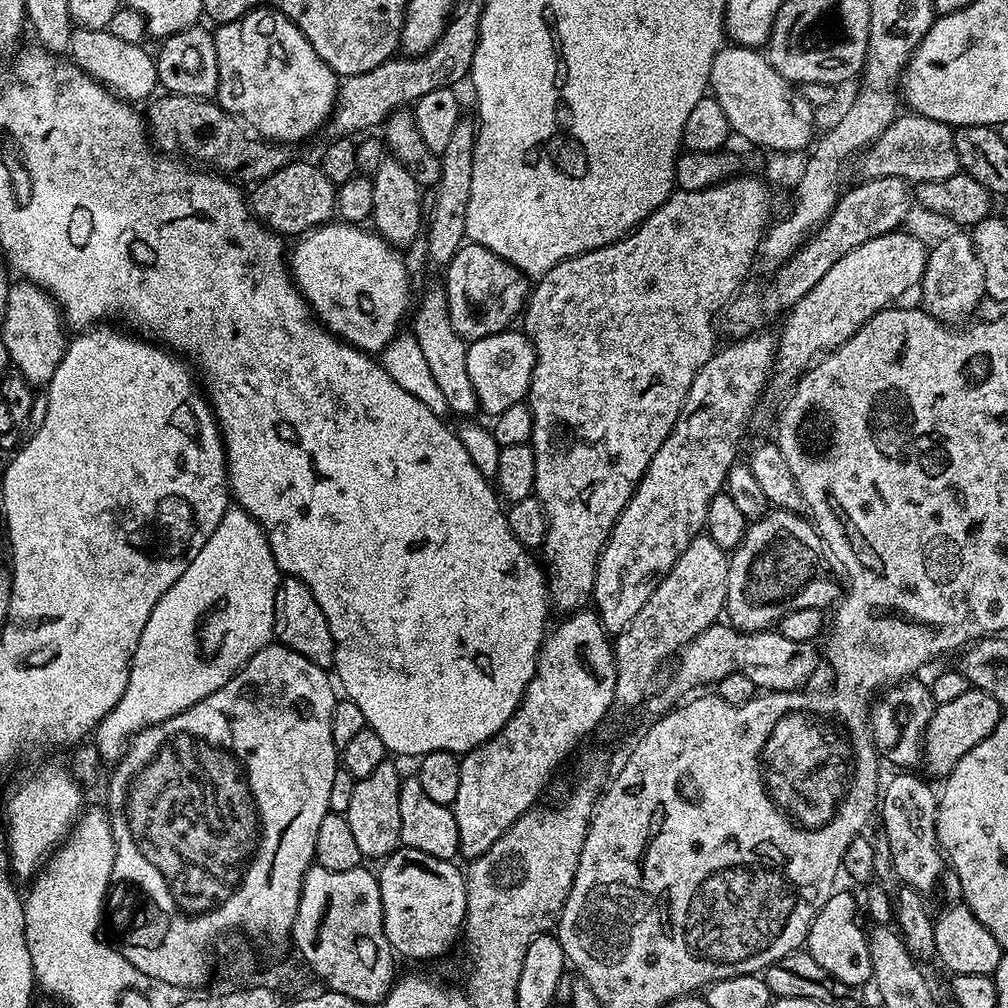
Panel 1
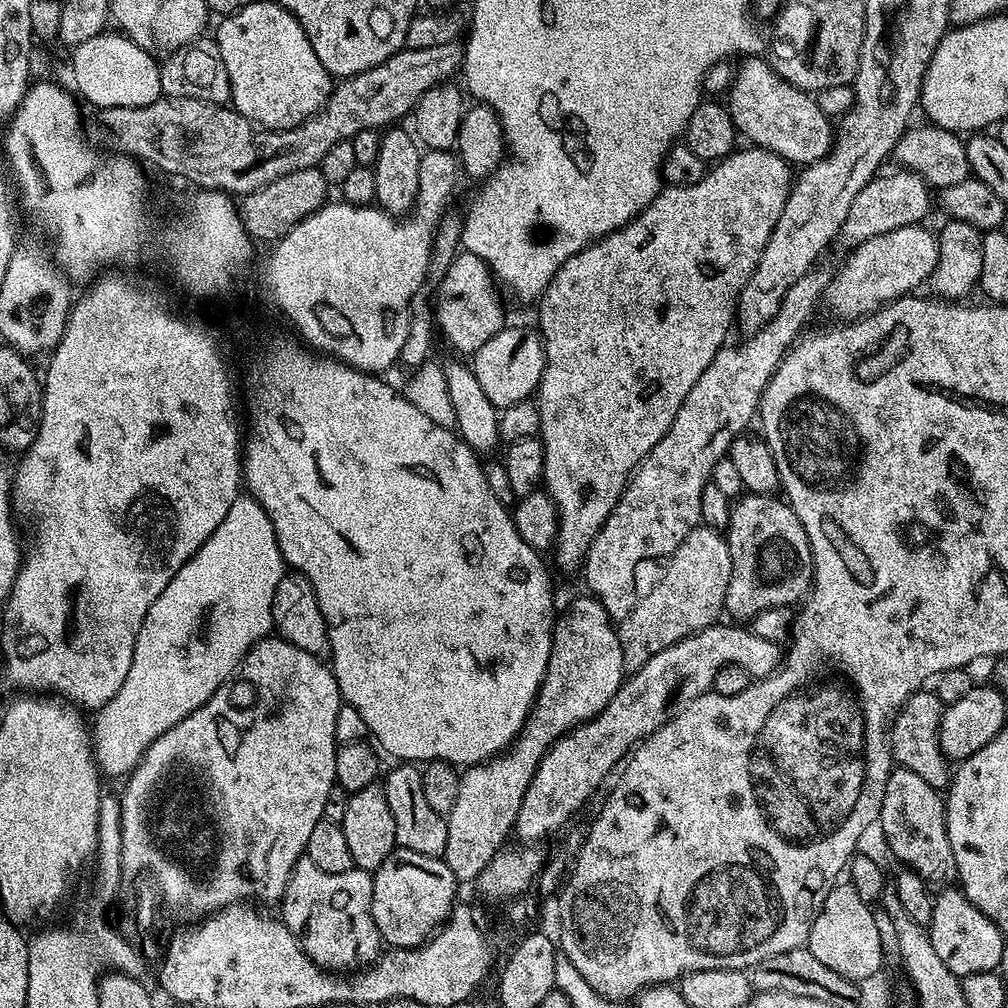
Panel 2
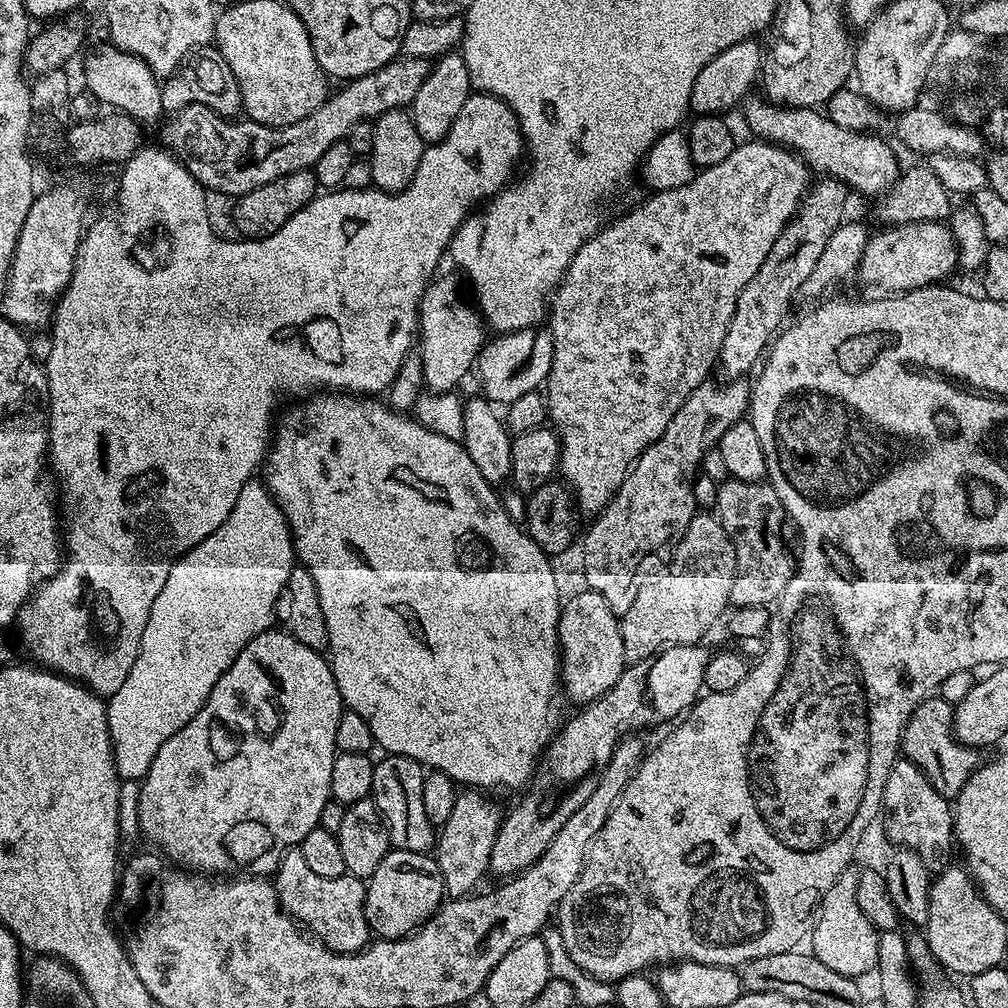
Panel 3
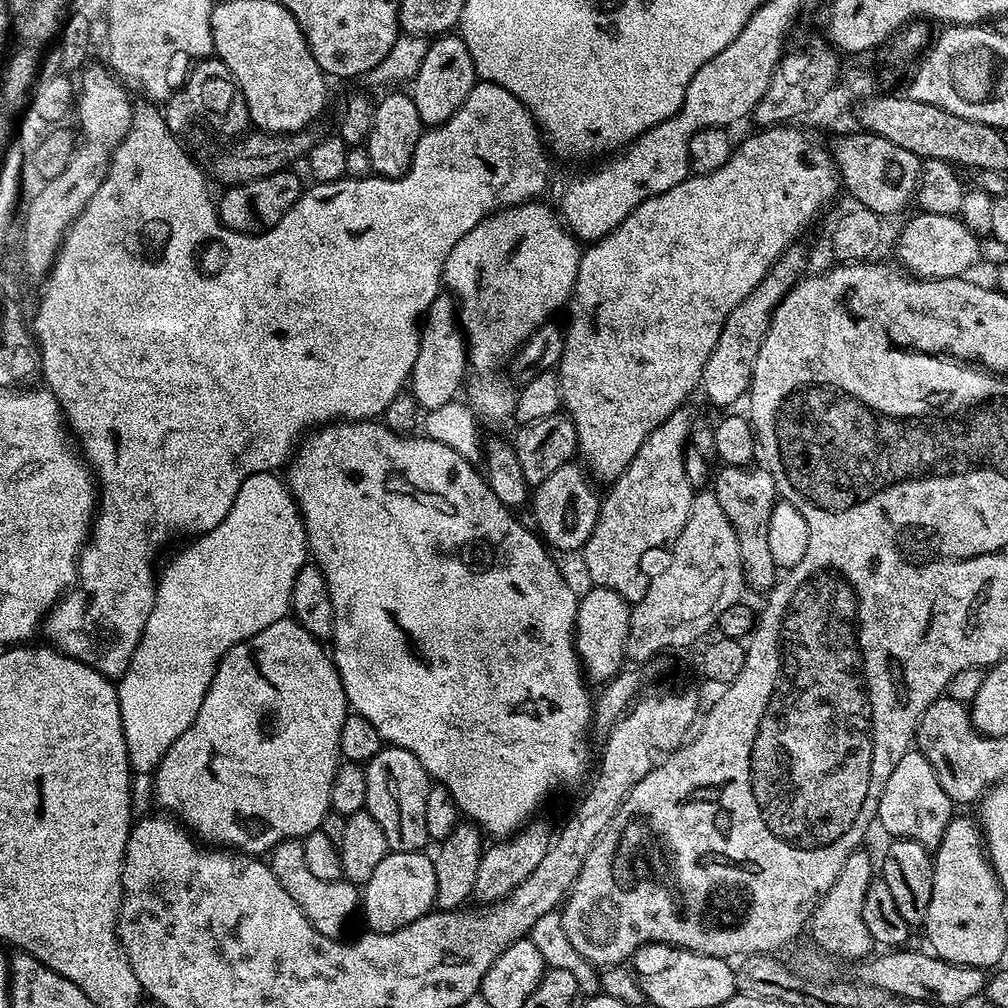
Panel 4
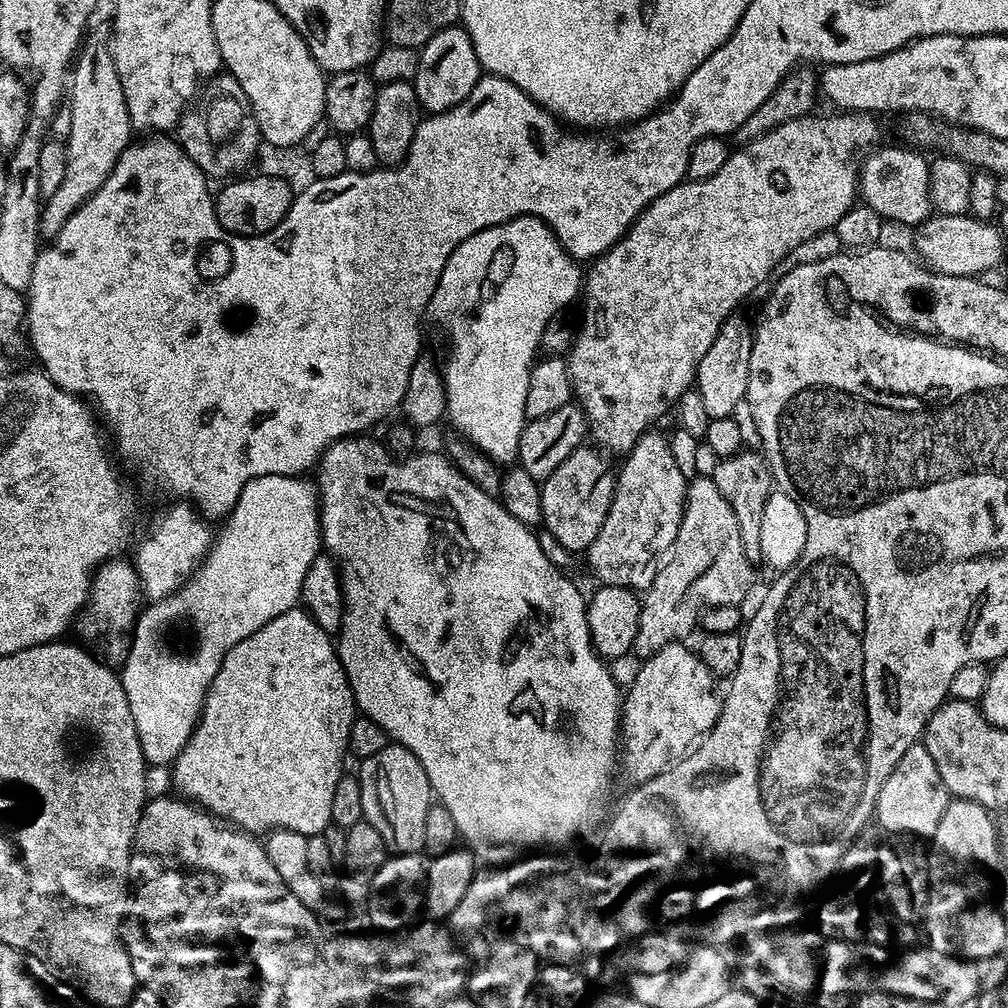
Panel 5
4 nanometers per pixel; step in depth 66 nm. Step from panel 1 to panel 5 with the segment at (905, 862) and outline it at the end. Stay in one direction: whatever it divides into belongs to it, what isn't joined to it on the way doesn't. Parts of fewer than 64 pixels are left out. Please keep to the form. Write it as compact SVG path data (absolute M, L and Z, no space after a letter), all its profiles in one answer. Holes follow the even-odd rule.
M918 742L910 746L902 758L898 758L898 766L890 770L890 778L882 782L882 790L878 790L876 799L874 820L888 834L931 838L938 830L938 822L942 822L942 814L946 814L949 799L946 782L942 782L942 774L938 774L938 766L934 766L930 750L926 750L923 742Z

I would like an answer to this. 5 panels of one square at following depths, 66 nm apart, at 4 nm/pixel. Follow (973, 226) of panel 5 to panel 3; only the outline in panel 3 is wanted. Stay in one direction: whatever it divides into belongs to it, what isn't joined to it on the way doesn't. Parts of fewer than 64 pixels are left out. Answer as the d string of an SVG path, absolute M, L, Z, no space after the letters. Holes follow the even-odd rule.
M923 220L909 224L885 227L884 232L869 235L868 245L862 254L858 277L864 284L877 284L892 294L925 288L927 284L941 283L956 270L958 253L956 237L947 223L938 220Z

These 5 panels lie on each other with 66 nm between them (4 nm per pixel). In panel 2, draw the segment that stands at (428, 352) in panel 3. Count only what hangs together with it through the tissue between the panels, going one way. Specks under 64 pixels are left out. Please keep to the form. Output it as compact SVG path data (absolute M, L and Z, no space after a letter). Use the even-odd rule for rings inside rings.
M461 251L453 258L442 284L434 295L435 327L439 335L448 339L448 344L456 352L471 354L478 351L494 334L498 334L506 326L504 308L500 305L500 296L496 293L497 281L494 279L488 265L483 264L478 257L466 251Z

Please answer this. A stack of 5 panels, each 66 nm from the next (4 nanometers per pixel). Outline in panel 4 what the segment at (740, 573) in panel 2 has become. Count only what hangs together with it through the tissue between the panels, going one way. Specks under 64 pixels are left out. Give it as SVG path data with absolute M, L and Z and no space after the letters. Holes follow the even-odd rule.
M724 466L719 470L721 472L717 476L715 473L714 476L714 491L718 498L718 506L722 506L722 510L726 510L726 518L736 531L738 550L744 563L744 583L749 589L771 589L778 579L778 567L773 555L770 554L767 537L771 511L774 510L778 501L774 478L763 466L745 466L743 468Z

